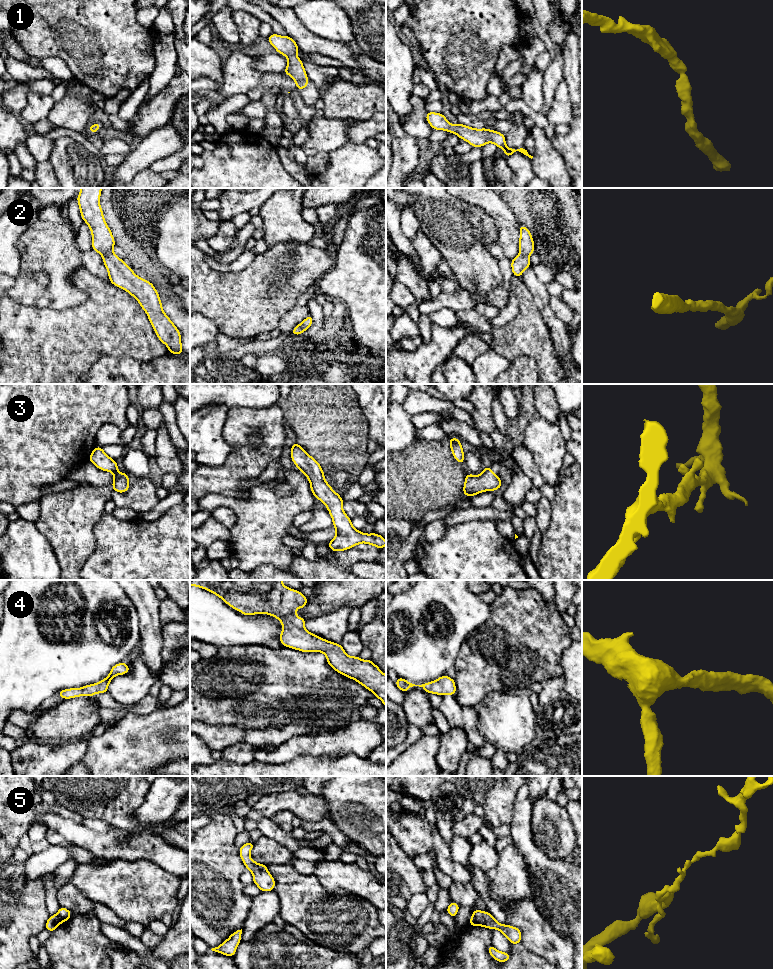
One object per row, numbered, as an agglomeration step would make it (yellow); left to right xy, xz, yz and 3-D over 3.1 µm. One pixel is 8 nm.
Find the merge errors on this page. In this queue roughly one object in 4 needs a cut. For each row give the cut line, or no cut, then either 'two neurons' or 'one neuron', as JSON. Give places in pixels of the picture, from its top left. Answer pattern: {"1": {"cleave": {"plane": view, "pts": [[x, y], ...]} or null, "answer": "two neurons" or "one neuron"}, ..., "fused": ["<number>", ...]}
{"1": {"cleave": null, "answer": "one neuron"}, "2": {"cleave": null, "answer": "one neuron"}, "3": {"cleave": null, "answer": "one neuron"}, "4": {"cleave": null, "answer": "one neuron"}, "5": {"cleave": null, "answer": "one neuron"}, "fused": []}

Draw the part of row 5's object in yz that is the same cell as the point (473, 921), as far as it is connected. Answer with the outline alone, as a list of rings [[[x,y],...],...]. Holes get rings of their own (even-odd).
[[[473,910],[470,918],[470,926],[483,926],[489,929],[499,930],[511,944],[521,944],[521,930],[510,925],[503,925],[495,920],[490,912]]]

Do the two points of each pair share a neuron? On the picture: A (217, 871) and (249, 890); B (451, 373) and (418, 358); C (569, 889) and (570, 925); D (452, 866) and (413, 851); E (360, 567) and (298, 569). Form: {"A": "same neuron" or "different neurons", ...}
{"A": "different neurons", "B": "different neurons", "C": "same neuron", "D": "same neuron", "E": "different neurons"}

